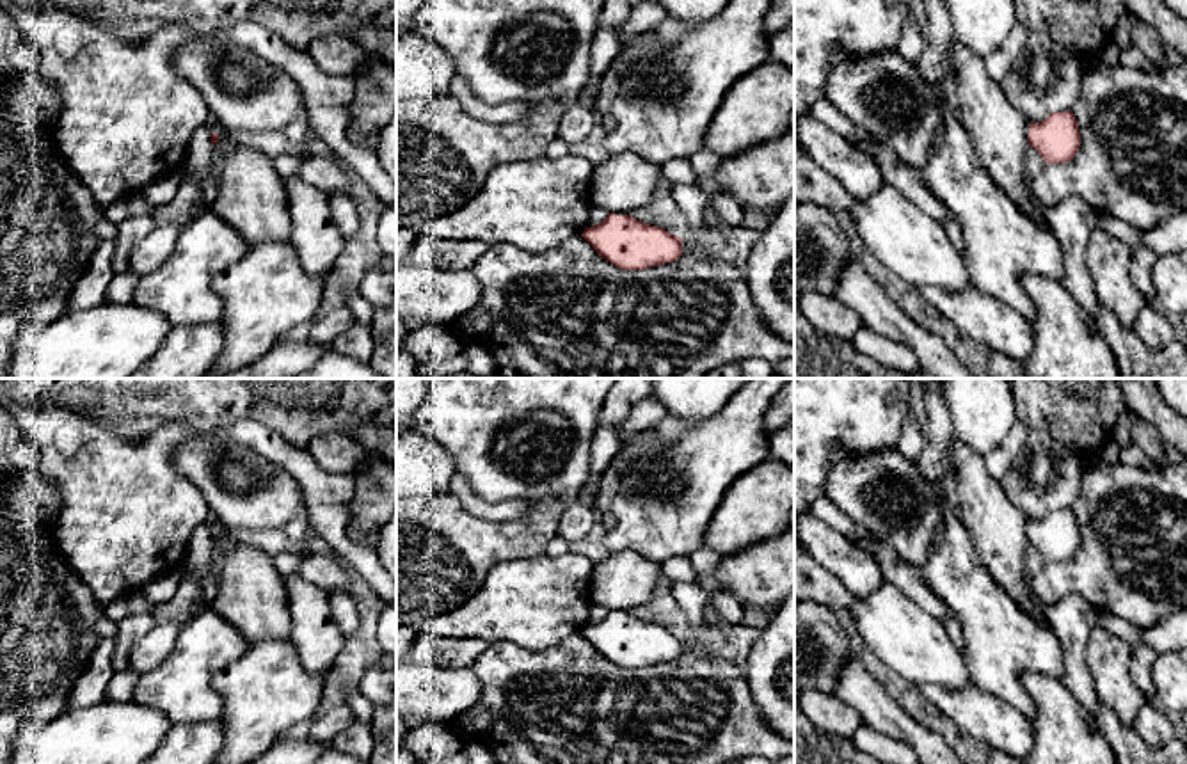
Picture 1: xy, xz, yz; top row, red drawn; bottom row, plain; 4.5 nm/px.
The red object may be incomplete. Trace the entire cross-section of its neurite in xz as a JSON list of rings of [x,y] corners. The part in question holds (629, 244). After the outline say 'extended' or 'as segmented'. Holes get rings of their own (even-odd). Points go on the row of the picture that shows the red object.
[[[608,213],[581,236],[594,251],[620,270],[645,270],[677,261],[684,249],[682,238],[663,227],[636,220],[633,215]]] | as segmented

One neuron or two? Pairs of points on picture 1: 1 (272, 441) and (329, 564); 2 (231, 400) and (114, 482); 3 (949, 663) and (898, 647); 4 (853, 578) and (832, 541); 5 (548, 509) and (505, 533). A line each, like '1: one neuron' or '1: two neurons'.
1: two neurons
2: two neurons
3: one neuron
4: one neuron
5: one neuron

